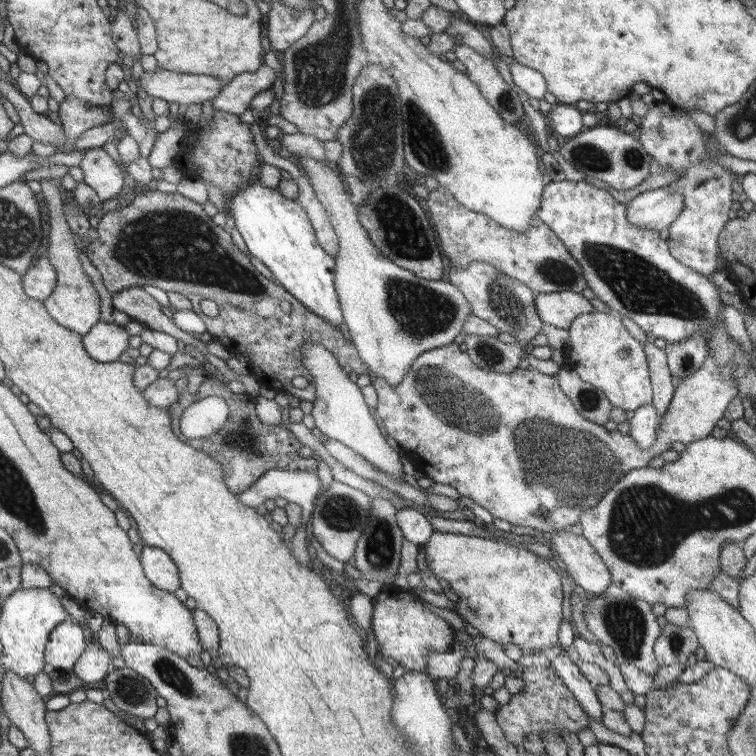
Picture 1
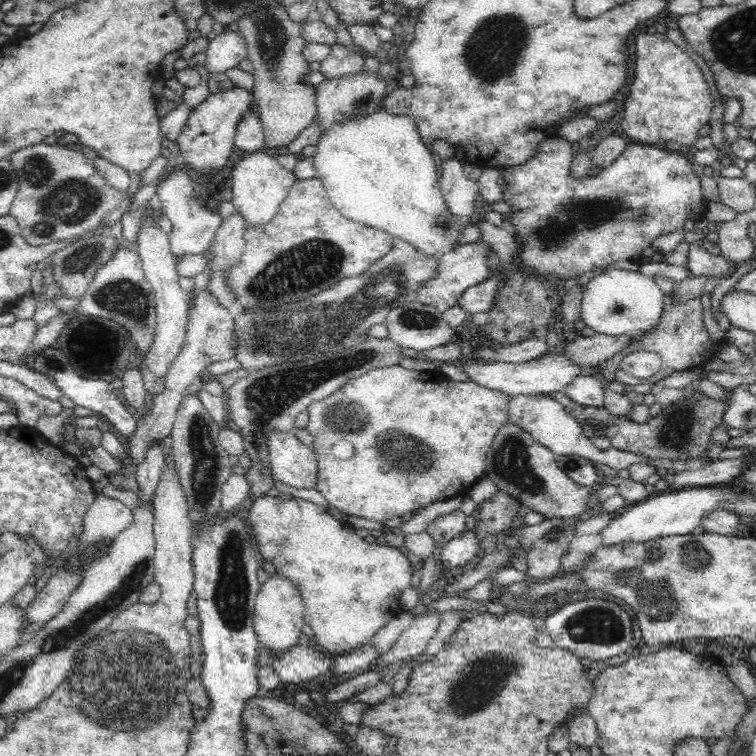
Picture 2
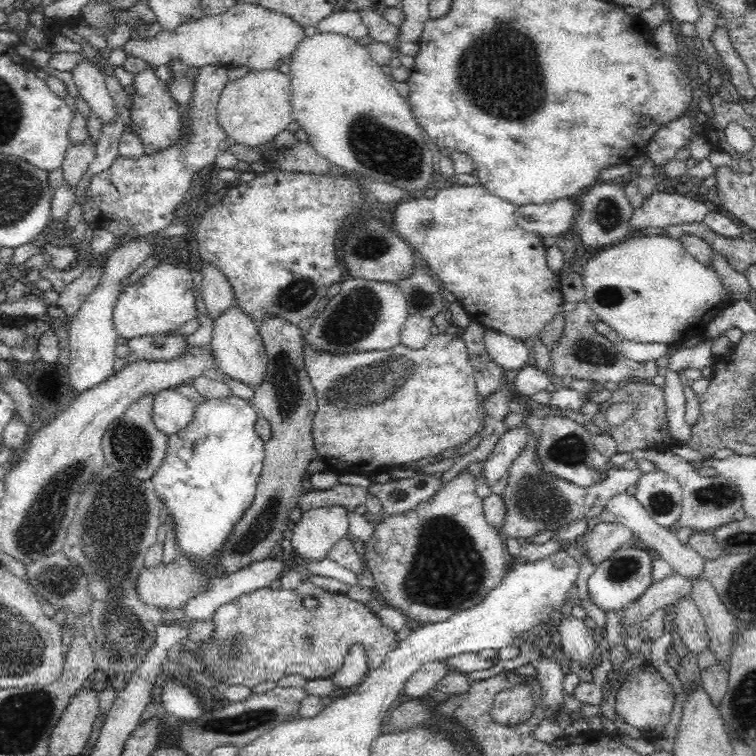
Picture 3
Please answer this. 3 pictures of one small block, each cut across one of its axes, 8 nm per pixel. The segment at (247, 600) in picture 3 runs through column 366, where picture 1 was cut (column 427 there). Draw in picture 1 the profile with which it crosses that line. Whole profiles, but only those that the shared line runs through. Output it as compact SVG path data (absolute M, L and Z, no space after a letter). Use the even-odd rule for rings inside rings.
M385 588L374 597L374 612L372 619L372 630L378 639L381 658L384 661L400 662L408 671L424 671L426 668L426 656L428 652L450 652L454 648L454 643L459 640L454 638L454 626L434 610L434 606L426 606L426 601L422 602L422 597L418 592L411 593L409 589L402 588Z

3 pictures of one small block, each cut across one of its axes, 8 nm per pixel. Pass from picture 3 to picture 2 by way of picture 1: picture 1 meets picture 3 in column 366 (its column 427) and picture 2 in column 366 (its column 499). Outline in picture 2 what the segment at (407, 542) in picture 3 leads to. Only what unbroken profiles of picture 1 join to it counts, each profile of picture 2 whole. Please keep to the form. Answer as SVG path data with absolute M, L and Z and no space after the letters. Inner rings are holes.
M275 493L266 494L252 502L248 509L248 524L252 527L252 537L259 546L262 561L272 562L276 573L294 583L303 602L303 620L314 631L318 644L325 656L334 658L346 655L363 644L372 642L373 636L386 626L393 616L398 615L402 606L400 596L410 586L412 564L410 560L392 546L370 544L358 538L352 526L342 528L340 522L322 508L305 499L280 499Z

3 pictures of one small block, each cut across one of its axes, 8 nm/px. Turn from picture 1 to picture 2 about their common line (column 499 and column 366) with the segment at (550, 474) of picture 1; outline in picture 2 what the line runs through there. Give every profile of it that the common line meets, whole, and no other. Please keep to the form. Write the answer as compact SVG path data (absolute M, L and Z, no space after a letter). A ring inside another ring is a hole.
M398 364L376 368L358 378L350 379L326 398L316 400L316 402L312 402L311 406L308 406L310 420L306 429L312 435L311 448L317 458L317 478L313 482L315 489L321 492L327 500L328 506L337 508L348 516L362 516L362 518L381 523L396 516L402 517L406 513L413 516L434 502L464 495L474 483L485 476L486 455L496 433L507 422L510 399L511 397L504 392L484 388L470 380L453 381L436 368L433 371L415 371Z

